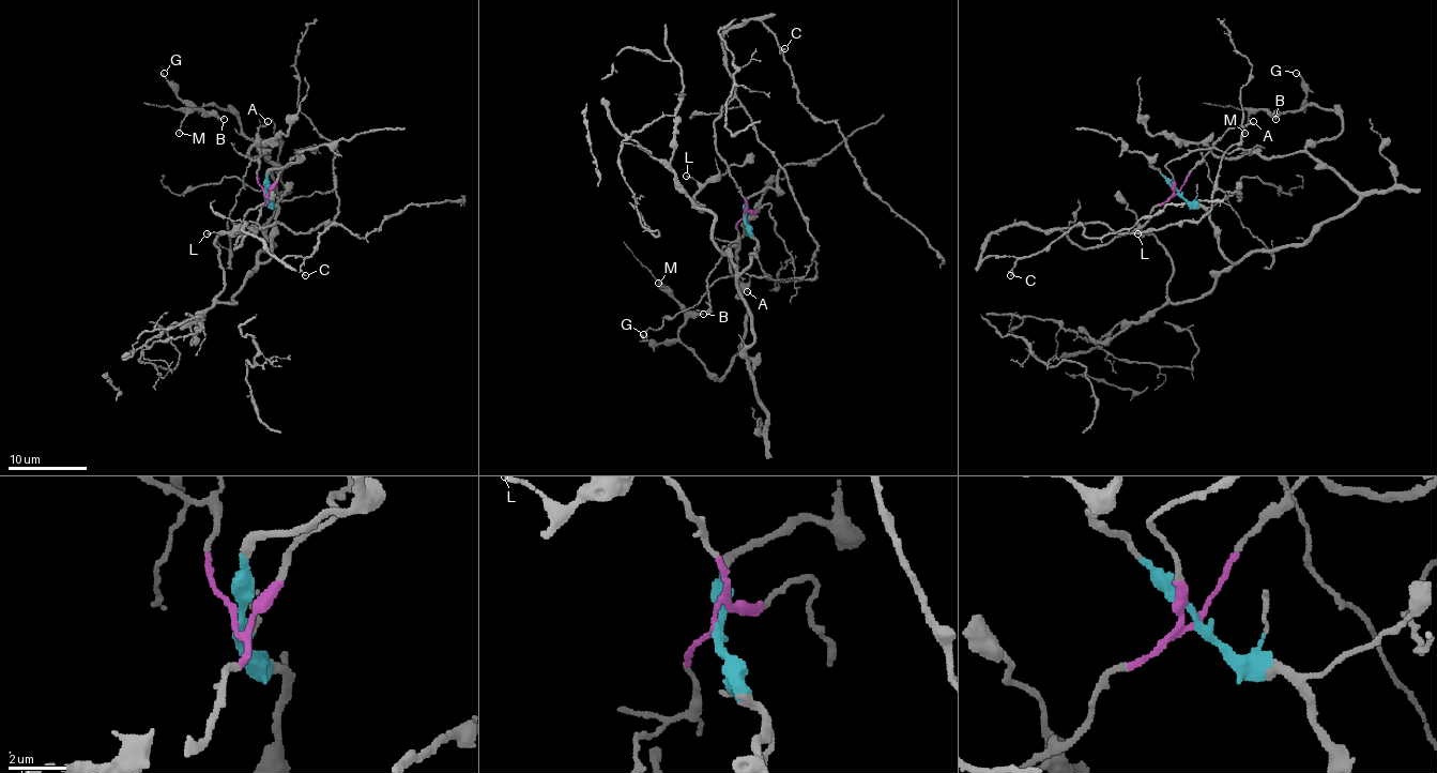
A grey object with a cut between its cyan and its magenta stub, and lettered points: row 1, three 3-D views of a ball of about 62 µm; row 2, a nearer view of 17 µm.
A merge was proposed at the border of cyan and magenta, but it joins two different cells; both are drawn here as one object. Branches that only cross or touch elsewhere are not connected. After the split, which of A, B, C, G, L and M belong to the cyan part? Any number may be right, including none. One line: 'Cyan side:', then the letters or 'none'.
Cyan side: B, G, L, M

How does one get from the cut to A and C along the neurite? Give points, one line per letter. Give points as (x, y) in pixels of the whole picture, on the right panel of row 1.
A: (1178, 192), (1190, 170), (1229, 129), (1253, 121)
C: (1178, 192), (1141, 226), (1089, 247), (1057, 230), (1023, 224), (997, 230), (982, 259), (1011, 256), (1010, 275)

